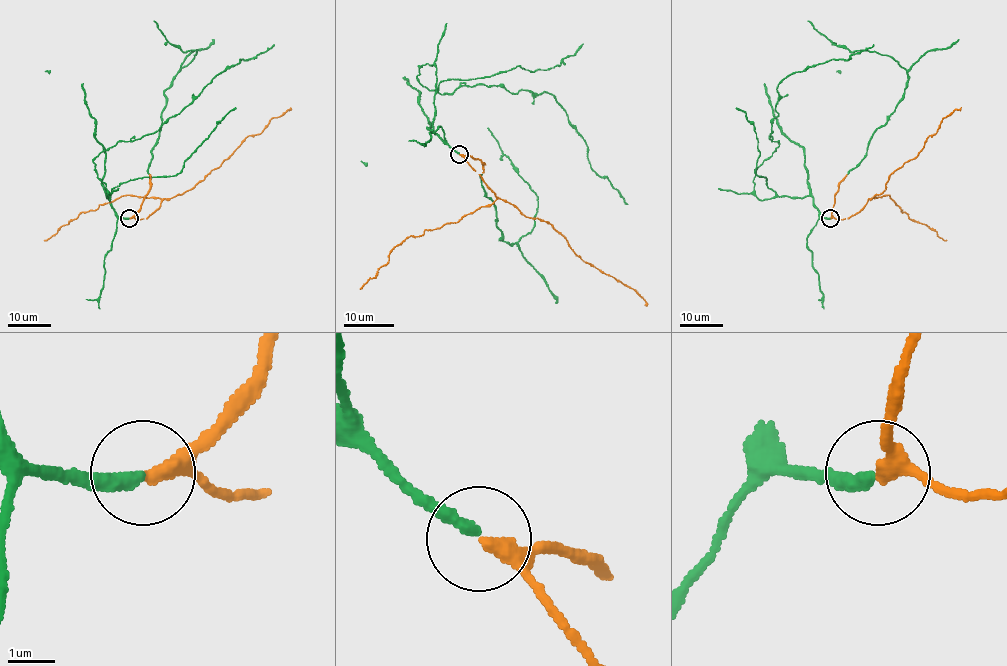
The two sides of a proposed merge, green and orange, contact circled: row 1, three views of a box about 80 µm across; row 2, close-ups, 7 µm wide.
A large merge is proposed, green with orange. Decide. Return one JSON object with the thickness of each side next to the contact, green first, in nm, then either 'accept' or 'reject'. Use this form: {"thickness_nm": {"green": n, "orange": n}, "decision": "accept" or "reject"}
{"thickness_nm": {"green": 280, "orange": 340}, "decision": "accept"}

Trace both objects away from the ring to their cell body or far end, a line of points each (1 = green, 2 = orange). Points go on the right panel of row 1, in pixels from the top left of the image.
1: (830, 218), (810, 195), (760, 199), (755, 170), (779, 146), (770, 136), (778, 84), (874, 44)
2: (831, 218), (849, 218), (869, 198), (880, 194), (886, 189), (888, 178), (918, 154), (944, 118), (961, 107)

